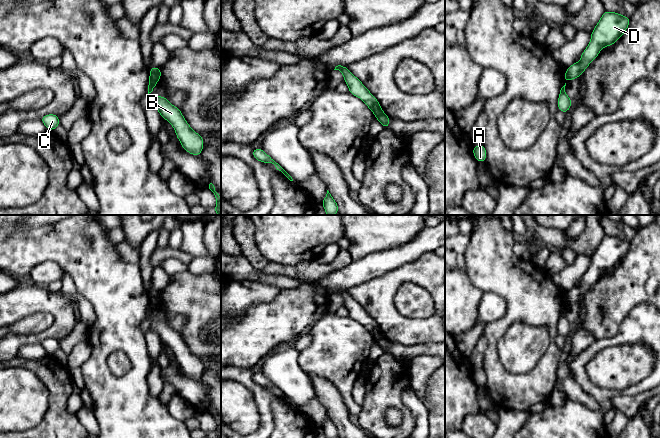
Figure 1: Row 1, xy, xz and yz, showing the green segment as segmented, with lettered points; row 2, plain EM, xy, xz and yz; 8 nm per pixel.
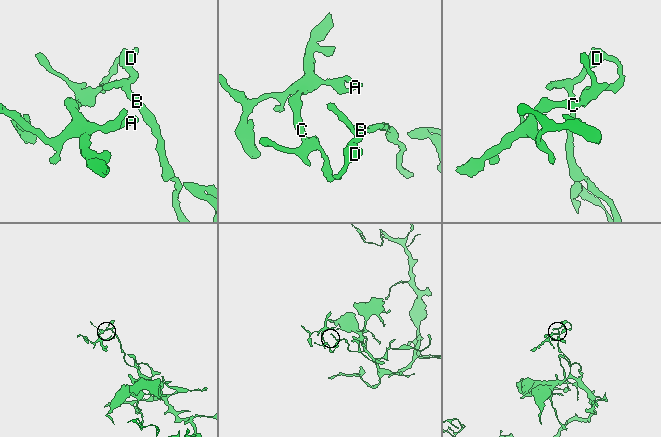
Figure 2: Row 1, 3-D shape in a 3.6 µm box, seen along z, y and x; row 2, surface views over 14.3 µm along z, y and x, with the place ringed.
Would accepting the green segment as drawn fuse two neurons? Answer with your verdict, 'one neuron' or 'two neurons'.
two neurons

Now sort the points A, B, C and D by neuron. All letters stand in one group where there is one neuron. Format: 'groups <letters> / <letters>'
groups A C D / B

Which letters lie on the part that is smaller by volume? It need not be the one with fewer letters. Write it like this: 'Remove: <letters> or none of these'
Remove: A, C, D

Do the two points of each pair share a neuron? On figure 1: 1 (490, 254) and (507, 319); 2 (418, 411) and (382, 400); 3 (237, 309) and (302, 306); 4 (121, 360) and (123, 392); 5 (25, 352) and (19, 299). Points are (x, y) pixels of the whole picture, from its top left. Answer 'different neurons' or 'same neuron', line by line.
1: same neuron
2: different neurons
3: different neurons
4: different neurons
5: different neurons

